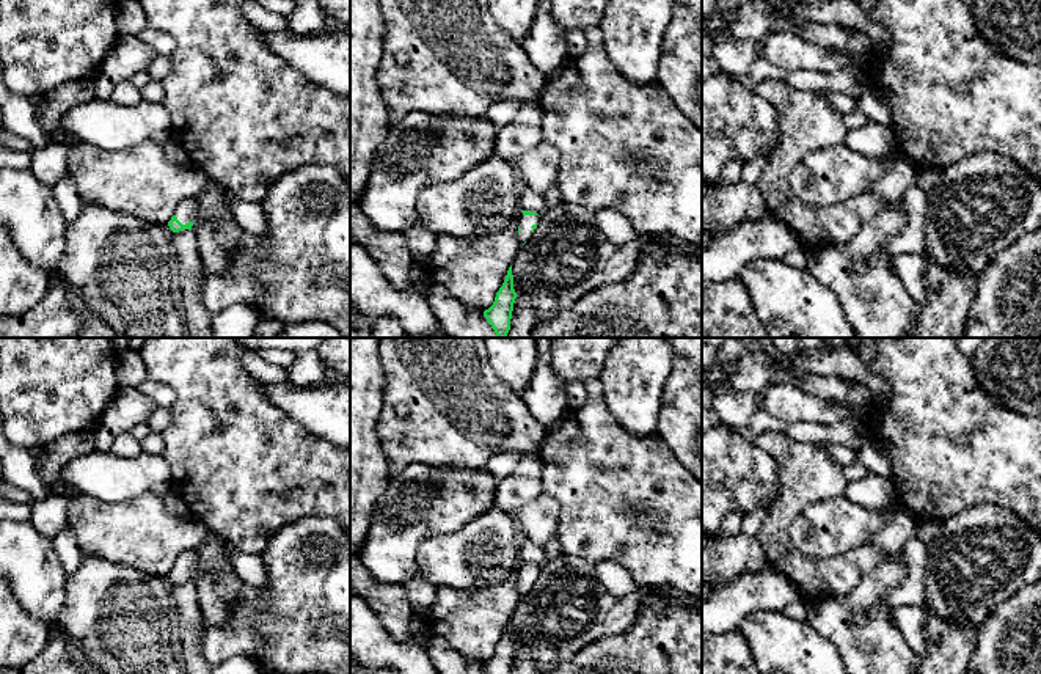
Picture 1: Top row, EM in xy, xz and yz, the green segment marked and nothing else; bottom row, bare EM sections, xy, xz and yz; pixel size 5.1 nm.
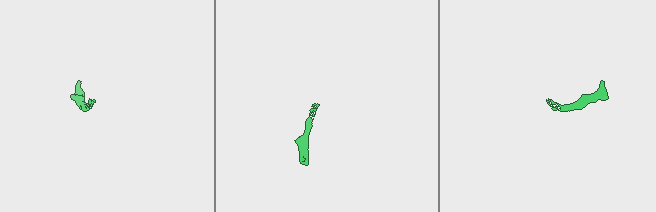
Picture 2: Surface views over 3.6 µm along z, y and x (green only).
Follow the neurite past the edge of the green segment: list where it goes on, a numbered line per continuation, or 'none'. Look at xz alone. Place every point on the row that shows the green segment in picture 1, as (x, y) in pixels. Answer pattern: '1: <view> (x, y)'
1: xz (525, 222)

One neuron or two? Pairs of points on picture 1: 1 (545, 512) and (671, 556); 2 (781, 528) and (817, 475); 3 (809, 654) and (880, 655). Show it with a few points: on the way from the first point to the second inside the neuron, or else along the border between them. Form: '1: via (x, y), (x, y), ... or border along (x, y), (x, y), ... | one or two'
1: border along (544, 490), (558, 501), (558, 533) | two
2: via (781, 516), (804, 487) | one
3: border along (814, 627), (843, 657) | two

